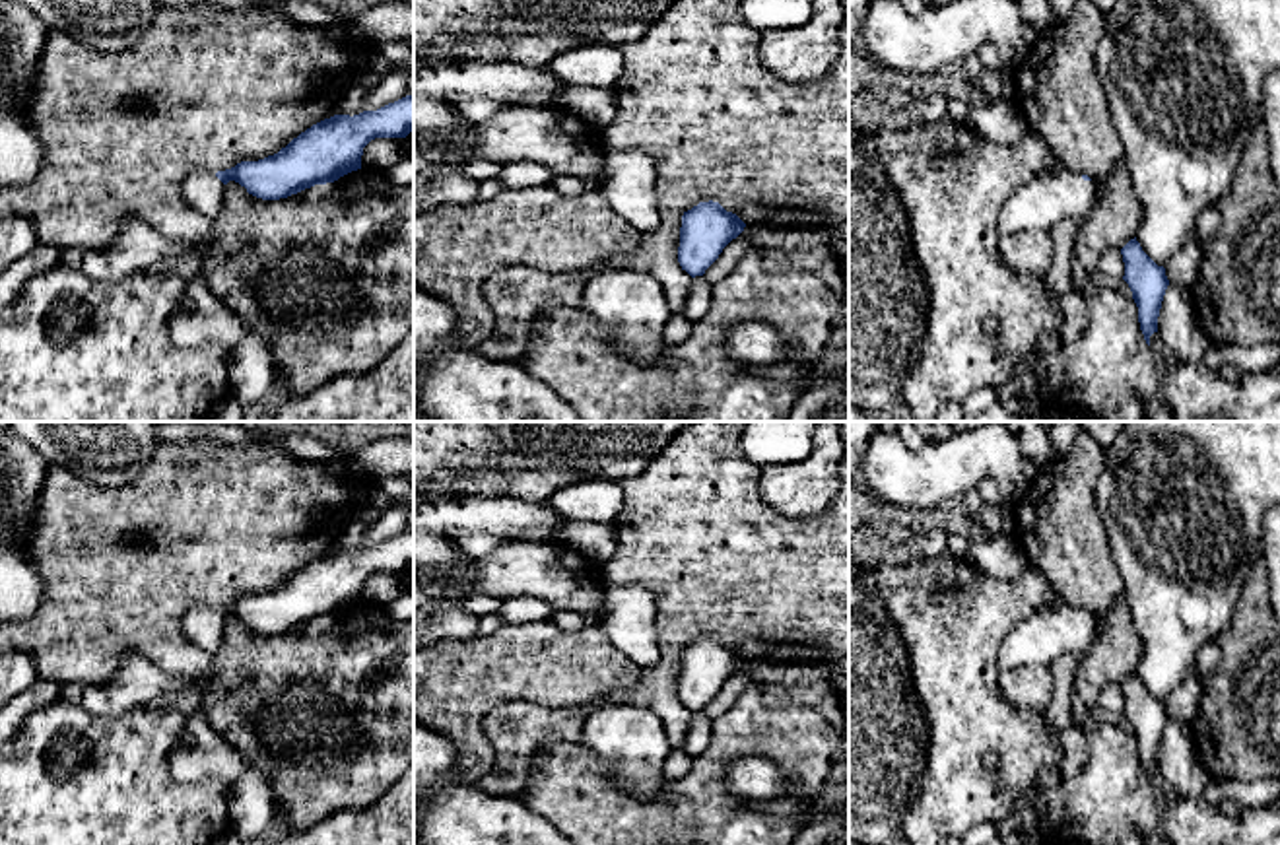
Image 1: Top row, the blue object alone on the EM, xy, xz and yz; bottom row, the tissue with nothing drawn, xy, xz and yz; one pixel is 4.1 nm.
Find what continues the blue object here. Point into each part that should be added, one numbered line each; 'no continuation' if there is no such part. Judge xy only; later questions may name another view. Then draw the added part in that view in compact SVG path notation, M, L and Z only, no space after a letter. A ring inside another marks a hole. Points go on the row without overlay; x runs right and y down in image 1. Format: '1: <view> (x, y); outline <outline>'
1: xy (204, 628); outline M200 604L183 618L183 631L196 649L214 655L225 633L225 620L216 608Z

